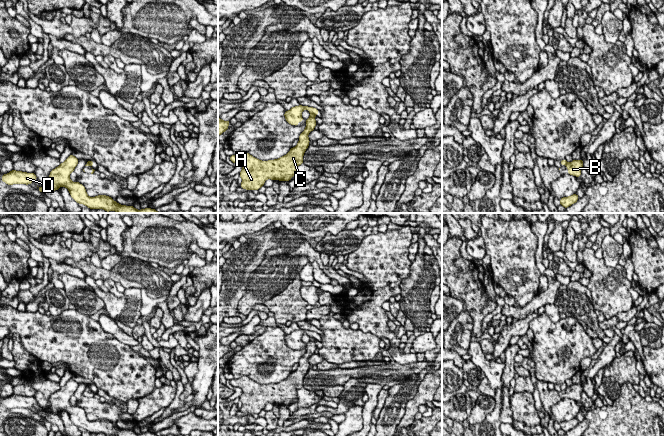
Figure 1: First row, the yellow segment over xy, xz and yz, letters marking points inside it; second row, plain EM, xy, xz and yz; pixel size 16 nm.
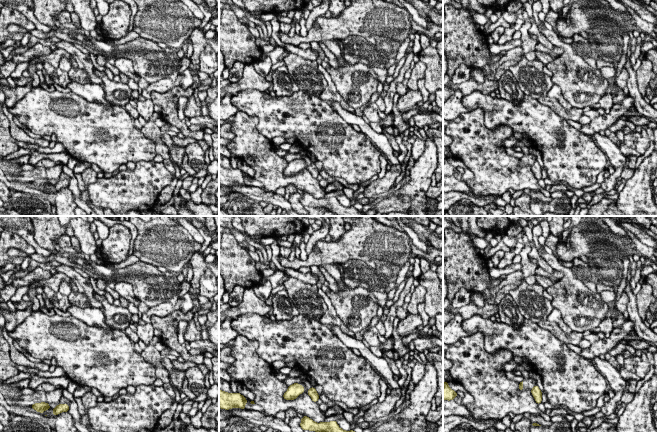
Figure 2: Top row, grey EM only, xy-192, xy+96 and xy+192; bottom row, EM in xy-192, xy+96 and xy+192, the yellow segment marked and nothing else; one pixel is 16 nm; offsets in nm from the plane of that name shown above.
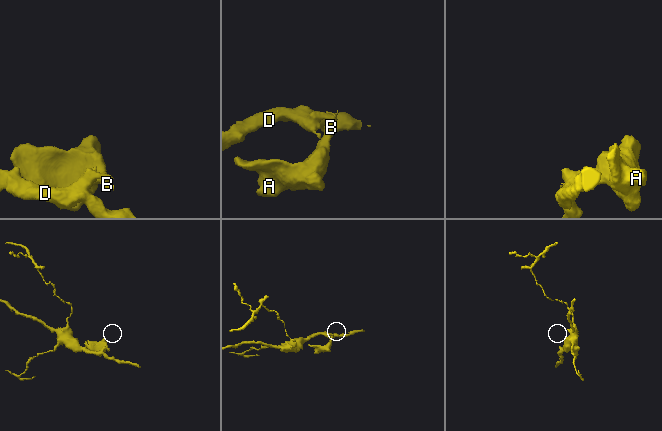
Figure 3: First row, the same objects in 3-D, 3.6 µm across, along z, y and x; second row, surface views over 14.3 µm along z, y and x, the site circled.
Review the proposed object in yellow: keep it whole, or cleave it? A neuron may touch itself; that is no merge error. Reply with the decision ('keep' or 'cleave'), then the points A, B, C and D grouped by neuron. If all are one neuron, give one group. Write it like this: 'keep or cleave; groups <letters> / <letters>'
cleave; groups A B C / D

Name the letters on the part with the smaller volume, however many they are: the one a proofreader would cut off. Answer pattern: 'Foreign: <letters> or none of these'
Foreign: A, B, C

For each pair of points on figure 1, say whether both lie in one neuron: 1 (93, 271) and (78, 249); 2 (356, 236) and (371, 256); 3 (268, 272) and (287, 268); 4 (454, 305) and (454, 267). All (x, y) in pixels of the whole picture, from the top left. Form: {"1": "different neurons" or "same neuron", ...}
{"1": "different neurons", "2": "different neurons", "3": "same neuron", "4": "different neurons"}

